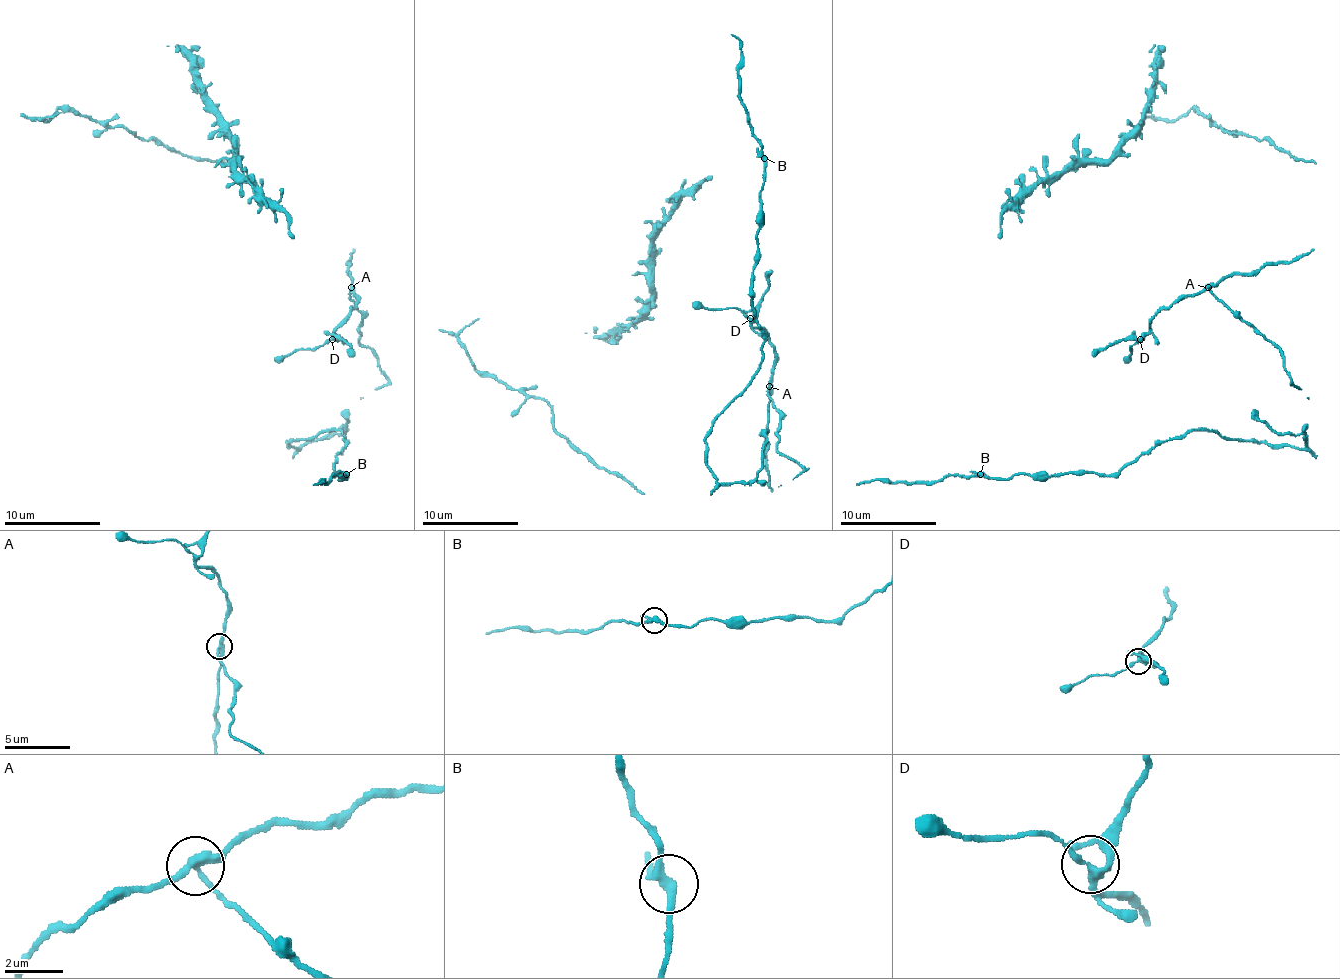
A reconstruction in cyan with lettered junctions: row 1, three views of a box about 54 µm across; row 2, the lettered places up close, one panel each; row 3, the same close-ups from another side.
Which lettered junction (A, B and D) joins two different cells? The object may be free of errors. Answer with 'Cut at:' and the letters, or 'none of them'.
Cut at: A

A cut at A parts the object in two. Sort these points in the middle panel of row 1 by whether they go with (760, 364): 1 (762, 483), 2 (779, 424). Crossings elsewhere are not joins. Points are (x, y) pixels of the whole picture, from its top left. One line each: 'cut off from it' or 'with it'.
1: with it
2: cut off from it

